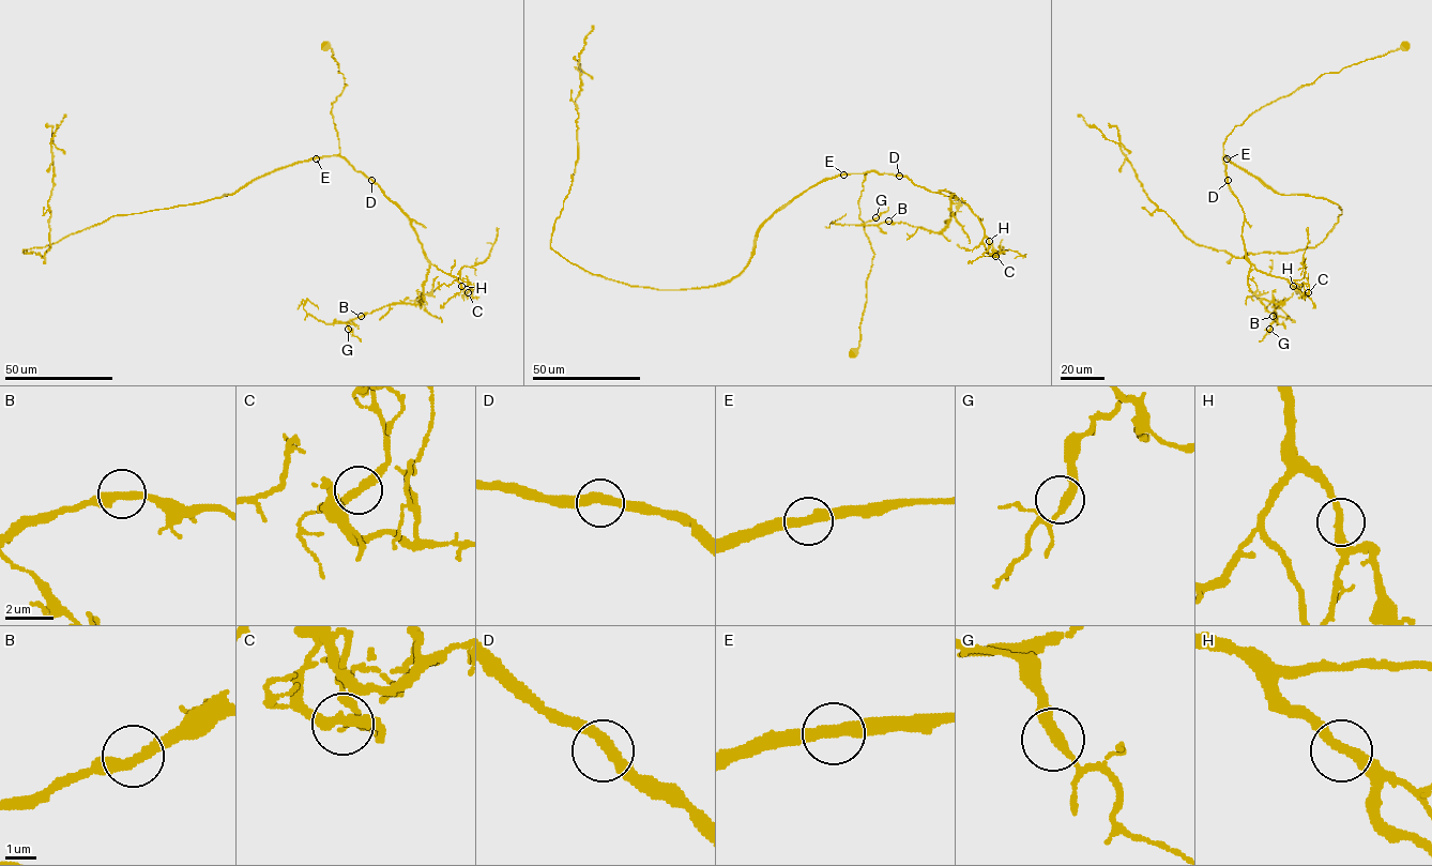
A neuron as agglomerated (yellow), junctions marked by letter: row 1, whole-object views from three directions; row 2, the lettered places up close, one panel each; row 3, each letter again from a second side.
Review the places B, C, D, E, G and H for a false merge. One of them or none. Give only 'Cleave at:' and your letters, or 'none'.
Cleave at: E

